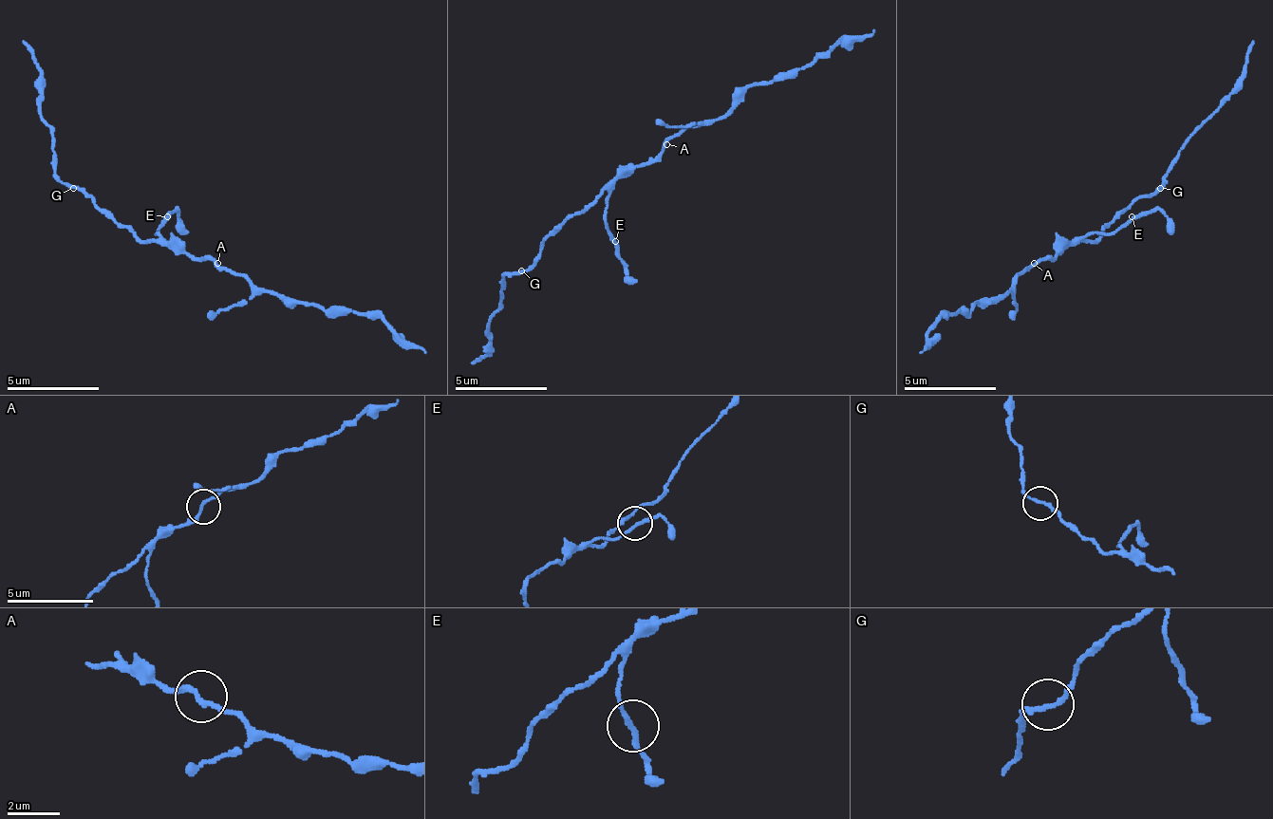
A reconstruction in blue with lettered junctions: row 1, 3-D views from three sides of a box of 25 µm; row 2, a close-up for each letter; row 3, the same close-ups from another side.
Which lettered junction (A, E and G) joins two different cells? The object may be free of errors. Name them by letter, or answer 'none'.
none

